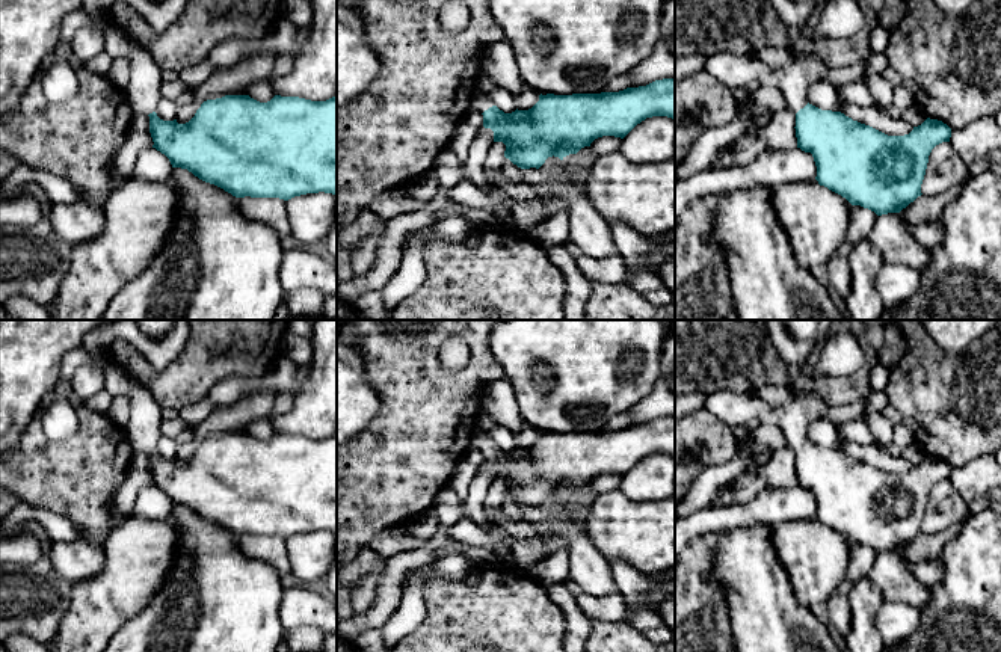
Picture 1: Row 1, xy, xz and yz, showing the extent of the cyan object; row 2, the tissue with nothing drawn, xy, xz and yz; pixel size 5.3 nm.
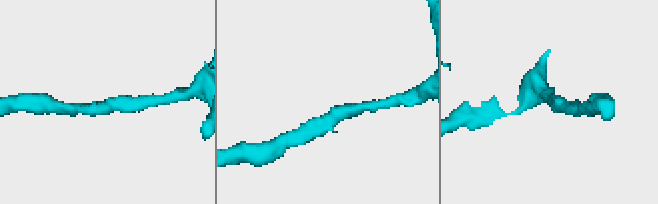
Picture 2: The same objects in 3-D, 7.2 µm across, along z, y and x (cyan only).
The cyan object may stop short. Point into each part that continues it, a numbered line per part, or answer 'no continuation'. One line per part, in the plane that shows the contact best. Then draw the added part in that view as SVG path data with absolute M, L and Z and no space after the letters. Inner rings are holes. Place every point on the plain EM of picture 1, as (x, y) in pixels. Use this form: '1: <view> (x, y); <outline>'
1: xz (480, 441); M477 430L470 441L470 447L477 448L480 451L483 451L492 444L495 444L495 441L485 430Z

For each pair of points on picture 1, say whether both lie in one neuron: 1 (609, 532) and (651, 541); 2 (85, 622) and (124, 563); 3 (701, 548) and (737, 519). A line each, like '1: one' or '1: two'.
1: one
2: one
3: two

